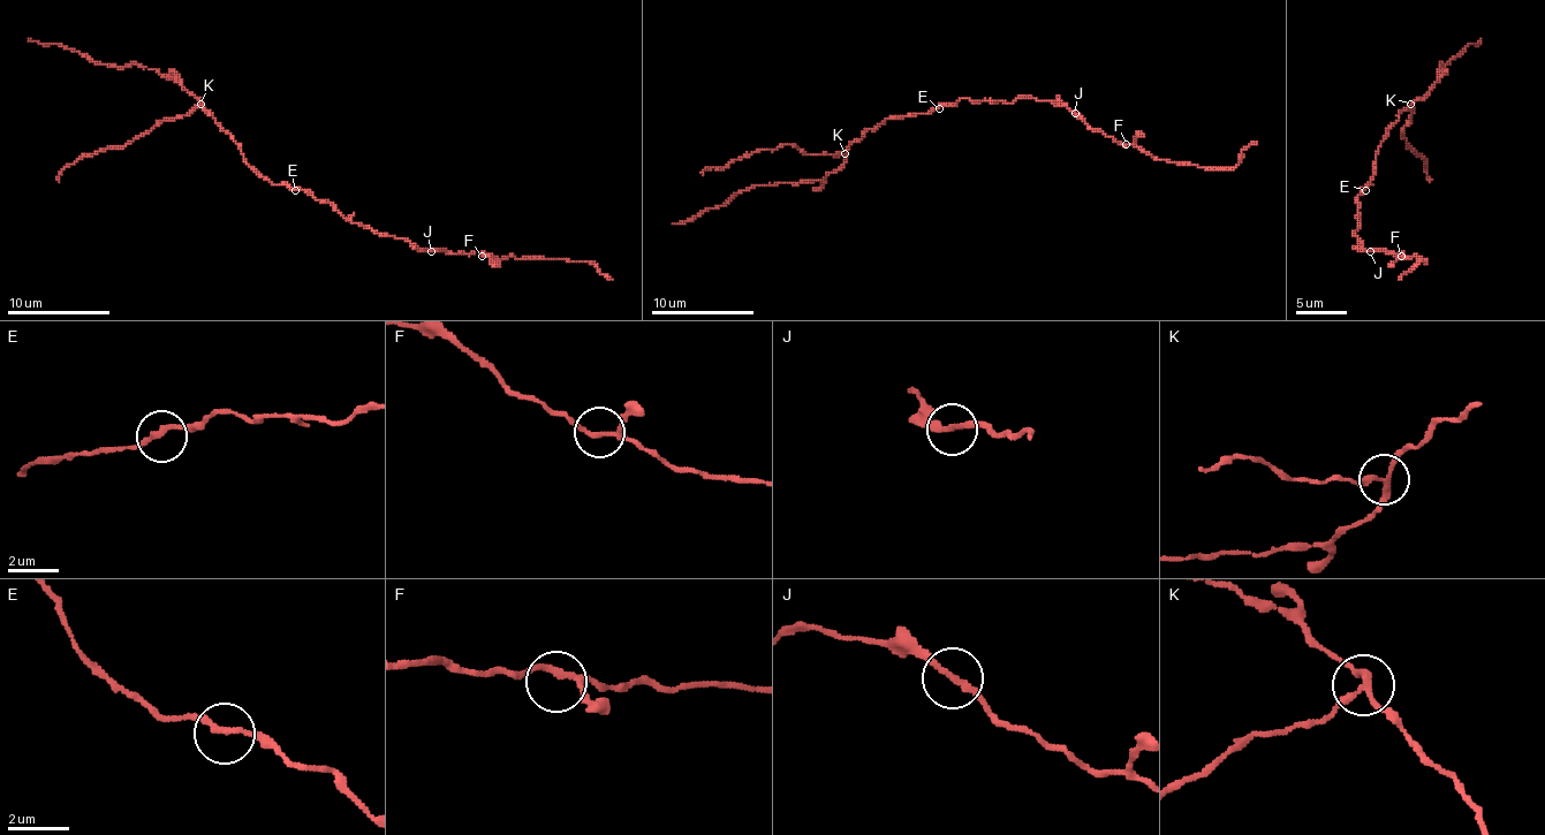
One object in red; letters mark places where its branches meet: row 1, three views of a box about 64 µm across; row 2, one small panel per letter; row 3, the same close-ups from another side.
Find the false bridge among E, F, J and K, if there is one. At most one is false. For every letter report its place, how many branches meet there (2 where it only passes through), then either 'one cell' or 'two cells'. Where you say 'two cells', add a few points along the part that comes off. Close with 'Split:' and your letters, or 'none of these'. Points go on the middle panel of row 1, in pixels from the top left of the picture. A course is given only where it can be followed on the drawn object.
E: place (939, 108); branches 2; one cell
F: place (1126, 144); branches 3; one cell
J: place (1075, 113); branches 2; one cell
K: place (845, 153); branches 3; two cells; course (843, 154), (803, 154), (793, 144), (780, 144), (709, 167), (703, 173)
Split: K

